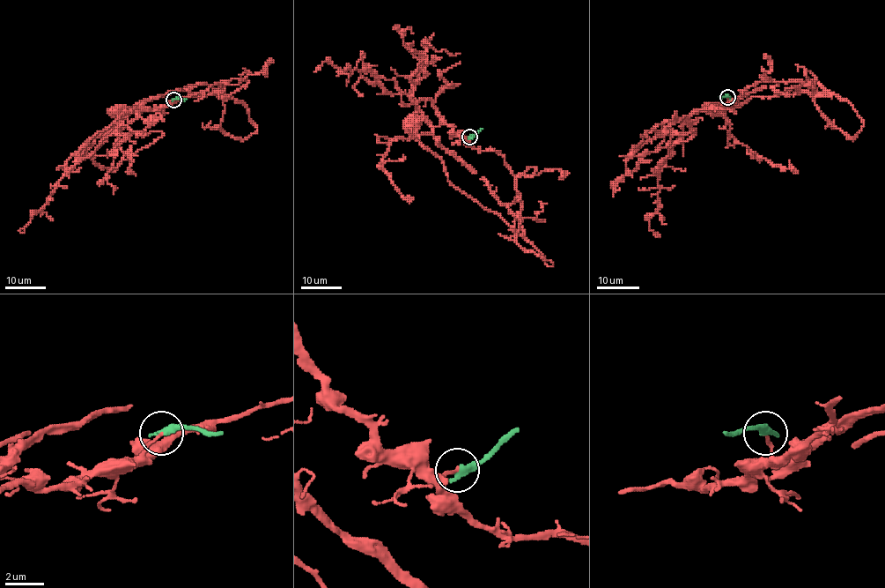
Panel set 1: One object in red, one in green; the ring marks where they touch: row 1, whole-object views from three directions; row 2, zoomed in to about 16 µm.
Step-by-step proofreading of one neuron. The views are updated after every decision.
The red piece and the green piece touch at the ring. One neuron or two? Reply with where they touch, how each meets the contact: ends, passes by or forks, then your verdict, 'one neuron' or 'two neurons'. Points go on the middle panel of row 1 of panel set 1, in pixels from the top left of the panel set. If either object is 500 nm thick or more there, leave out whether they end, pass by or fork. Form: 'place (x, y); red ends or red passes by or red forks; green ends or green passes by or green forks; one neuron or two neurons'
place (469, 137); red ends; green ends; two neurons

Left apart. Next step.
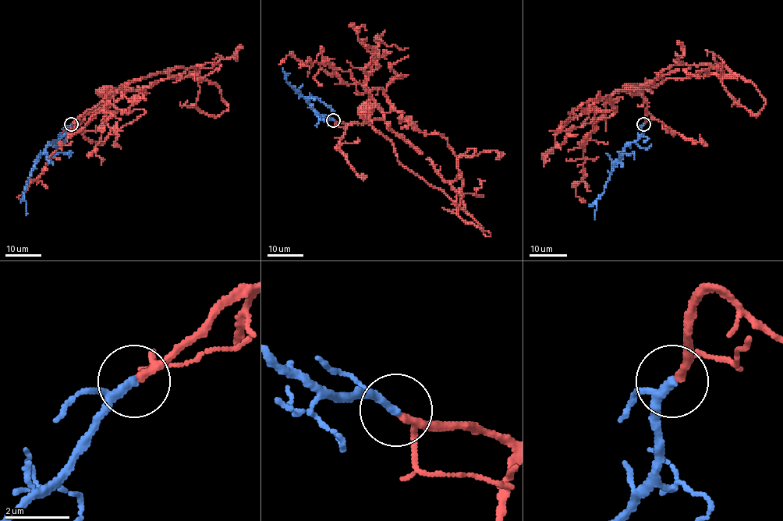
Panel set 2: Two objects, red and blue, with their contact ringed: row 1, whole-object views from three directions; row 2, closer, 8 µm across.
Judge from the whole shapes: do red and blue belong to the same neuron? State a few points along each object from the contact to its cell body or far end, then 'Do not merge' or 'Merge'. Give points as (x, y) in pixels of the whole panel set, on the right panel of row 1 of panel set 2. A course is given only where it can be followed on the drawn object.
Course of red: (644, 124), (631, 87), (582, 111), (676, 65), (732, 74), (632, 89). Course of blue: (644, 124), (642, 134), (625, 147), (613, 166), (604, 191), (595, 202), (594, 218). Merge

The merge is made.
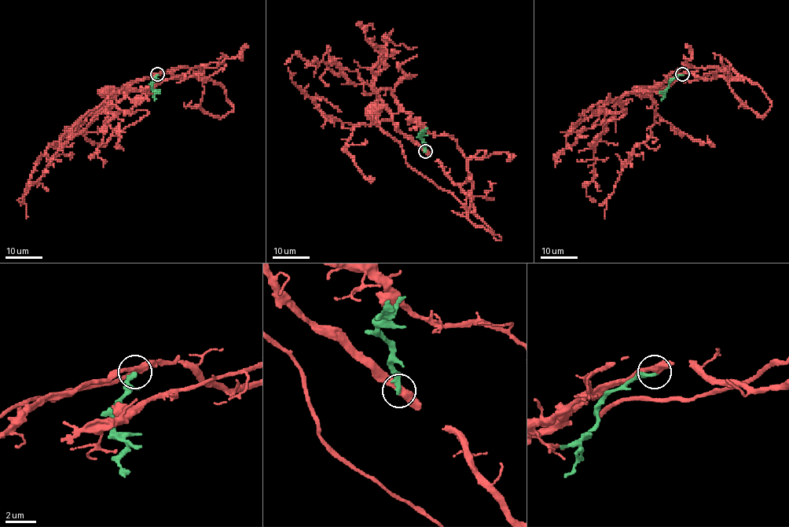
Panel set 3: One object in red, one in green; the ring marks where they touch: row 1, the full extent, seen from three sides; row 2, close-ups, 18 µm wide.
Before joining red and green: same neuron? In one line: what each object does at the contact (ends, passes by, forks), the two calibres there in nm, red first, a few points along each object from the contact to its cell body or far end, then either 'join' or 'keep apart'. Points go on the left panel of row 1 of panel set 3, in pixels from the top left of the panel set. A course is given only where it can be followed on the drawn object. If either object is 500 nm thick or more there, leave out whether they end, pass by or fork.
red passes by | green ends | 400/280 nm | red via (158, 75), (112, 93), (106, 110), (117, 112), (104, 112), (127, 91), (205, 66), (108, 91) | green via (158, 75), (153, 82), (155, 100) | keep apart

